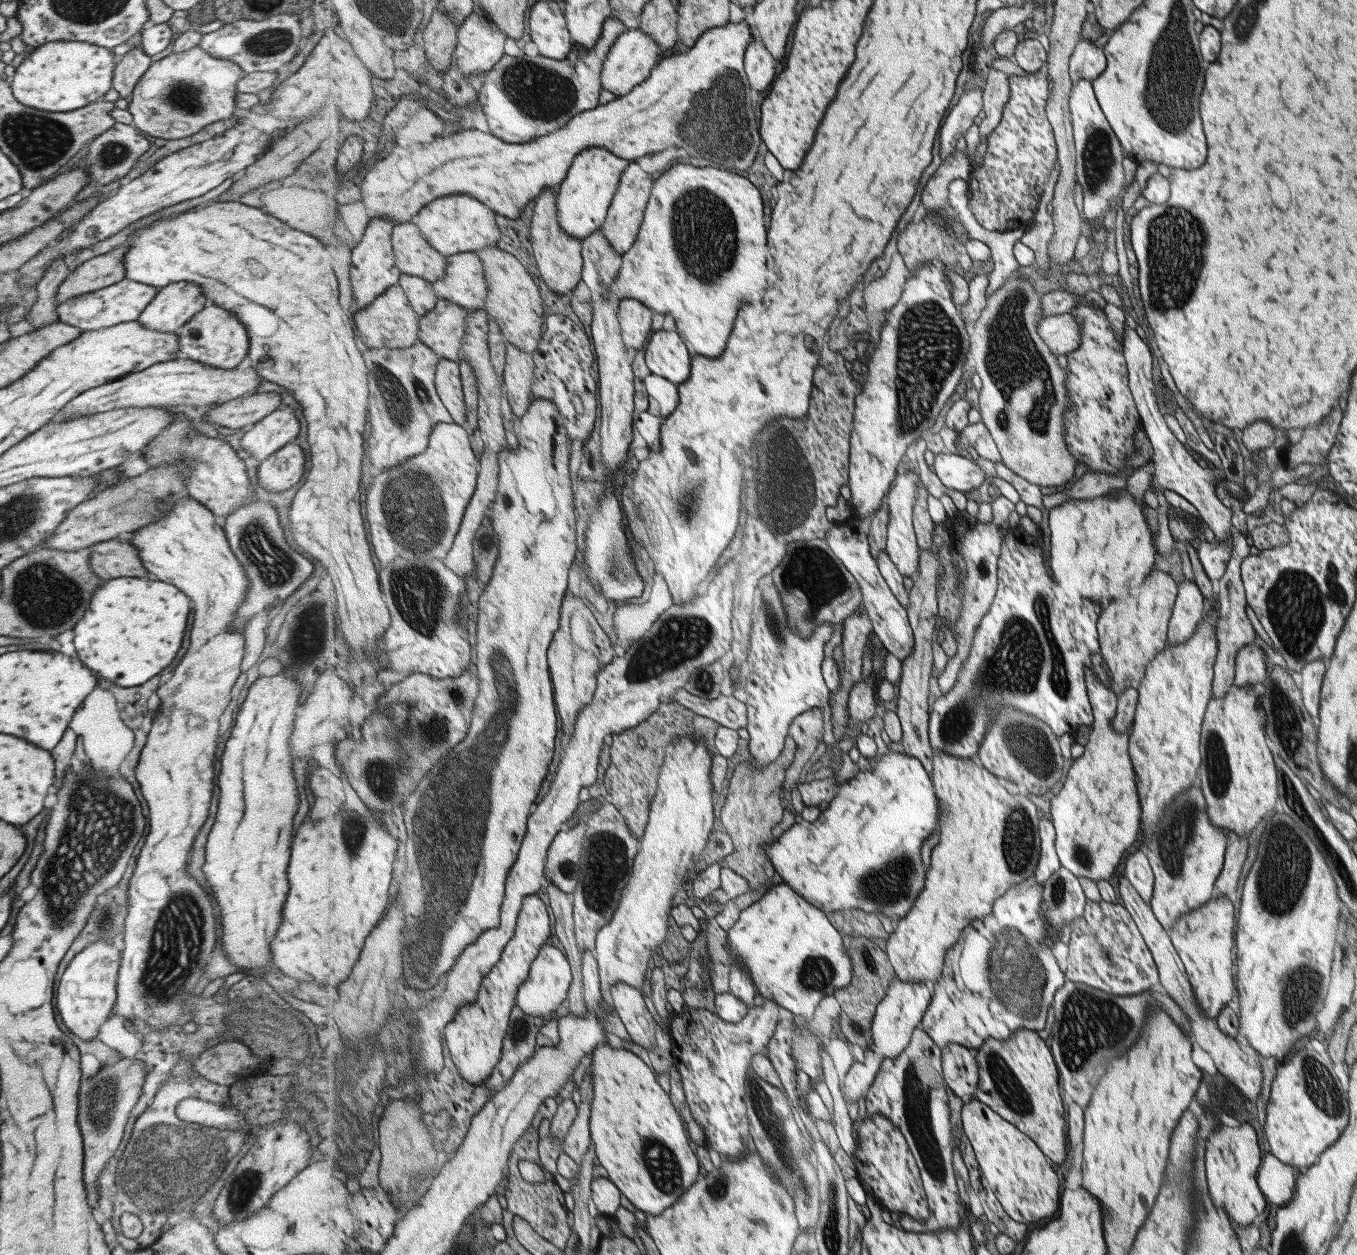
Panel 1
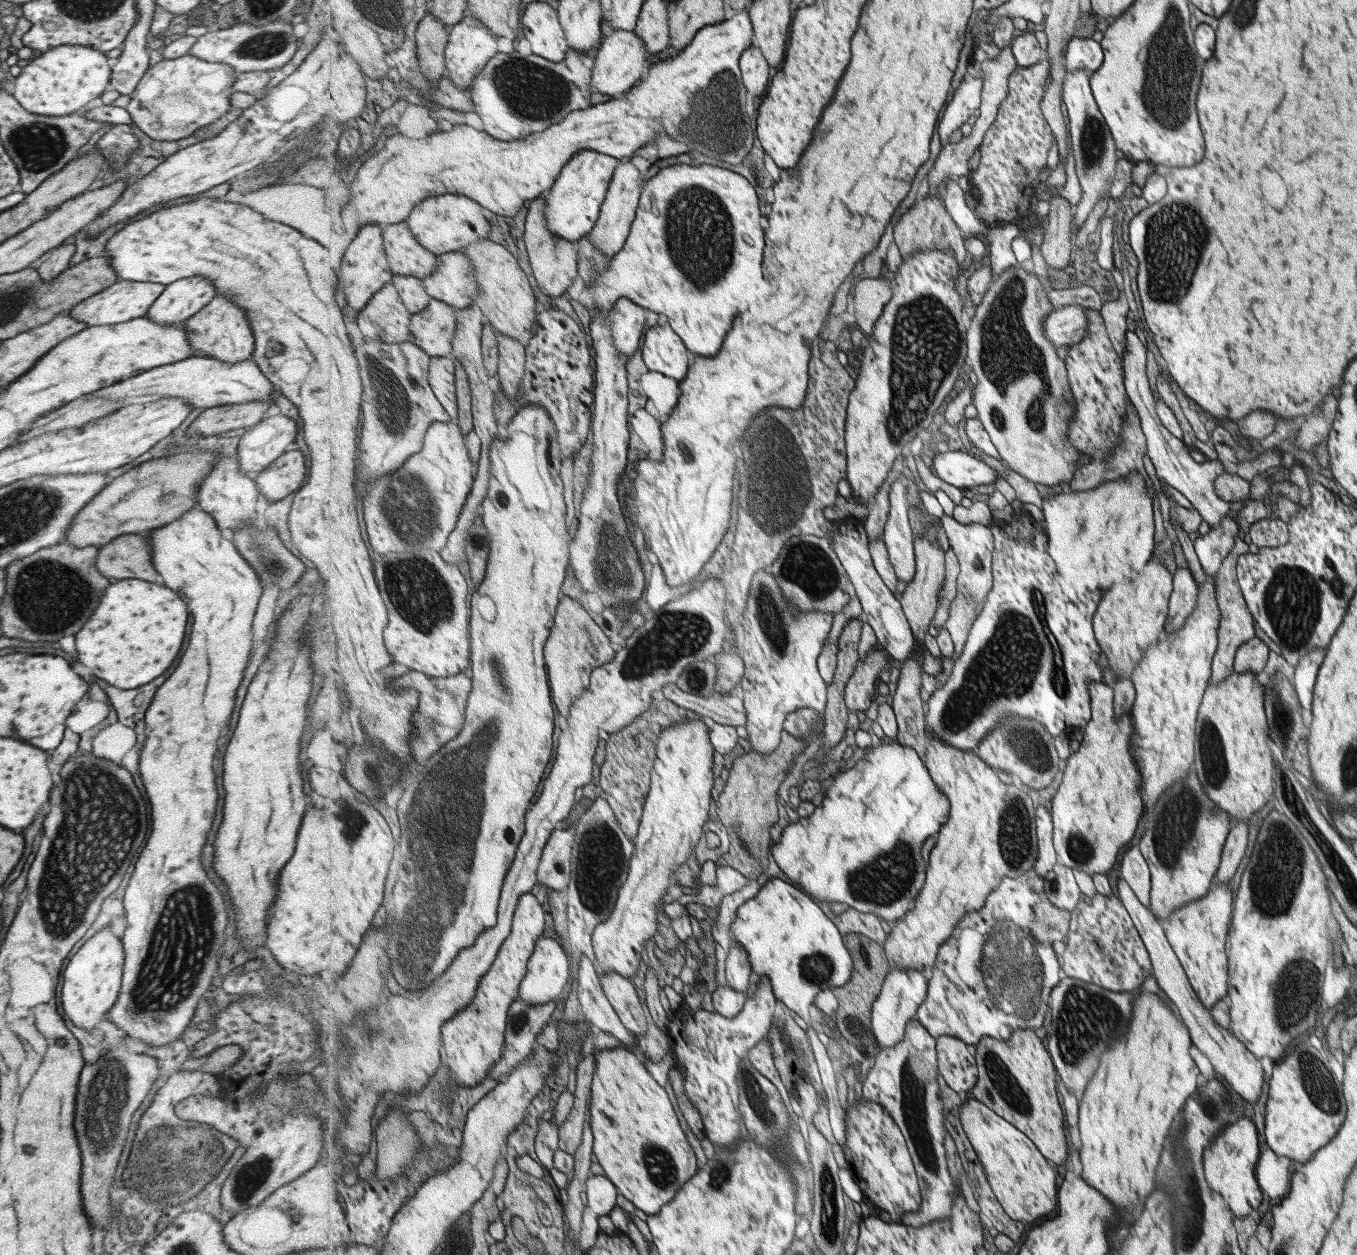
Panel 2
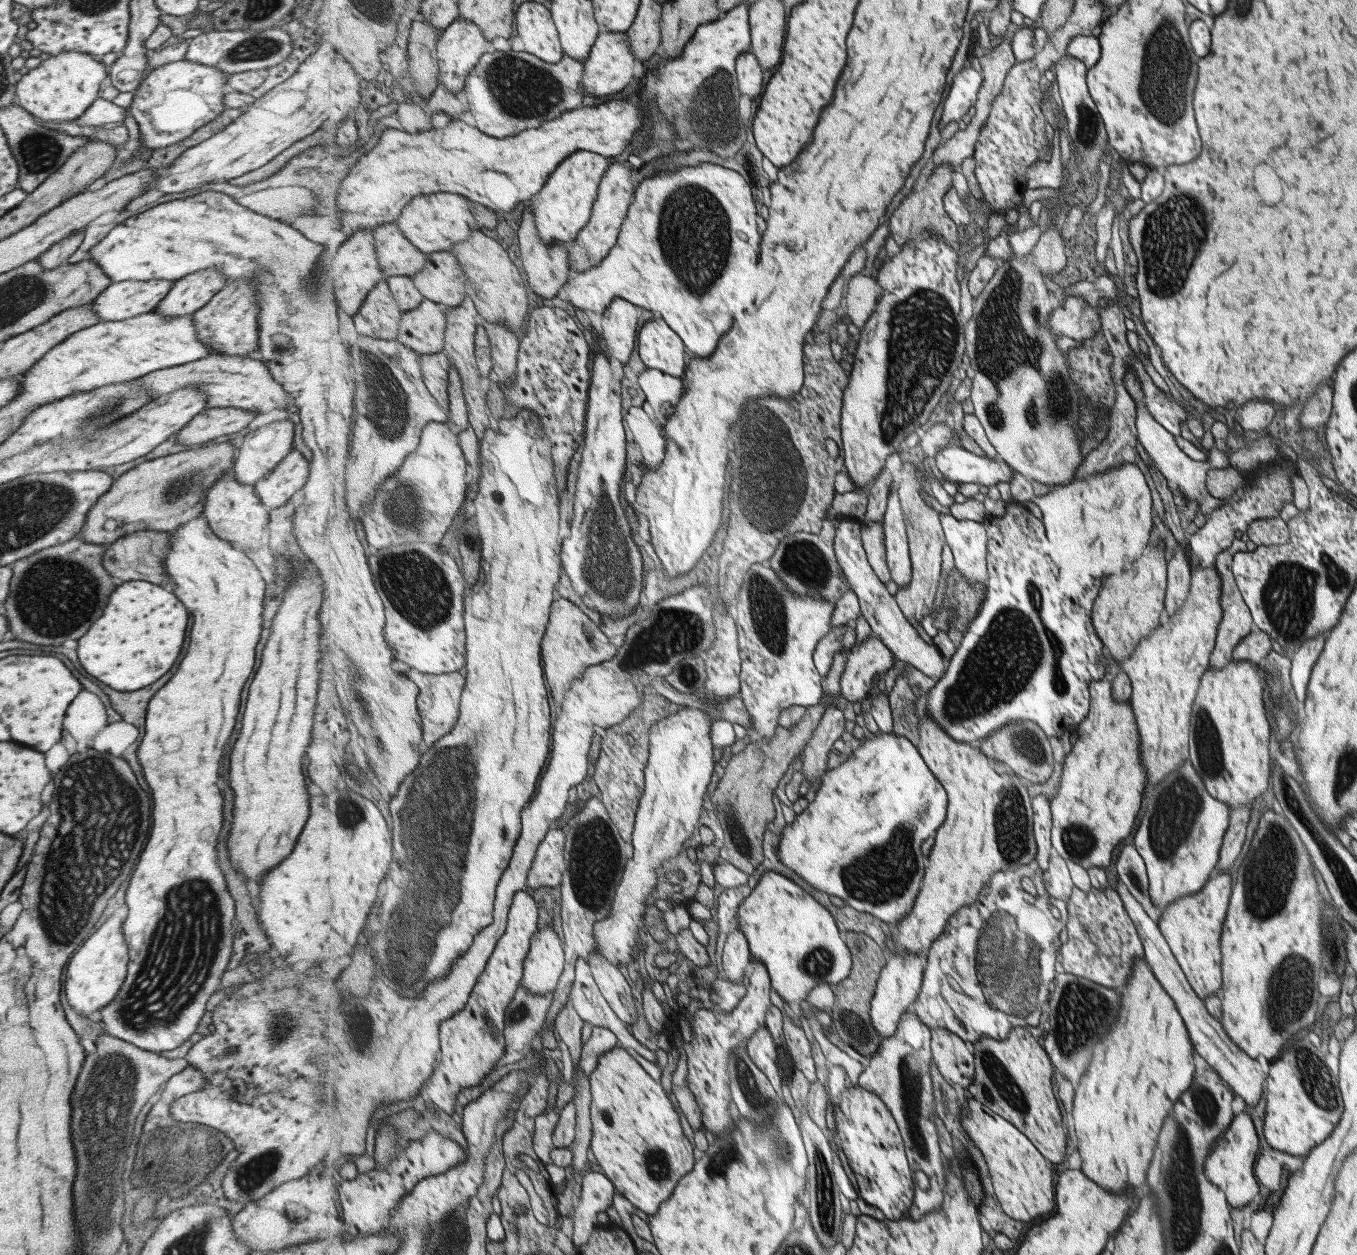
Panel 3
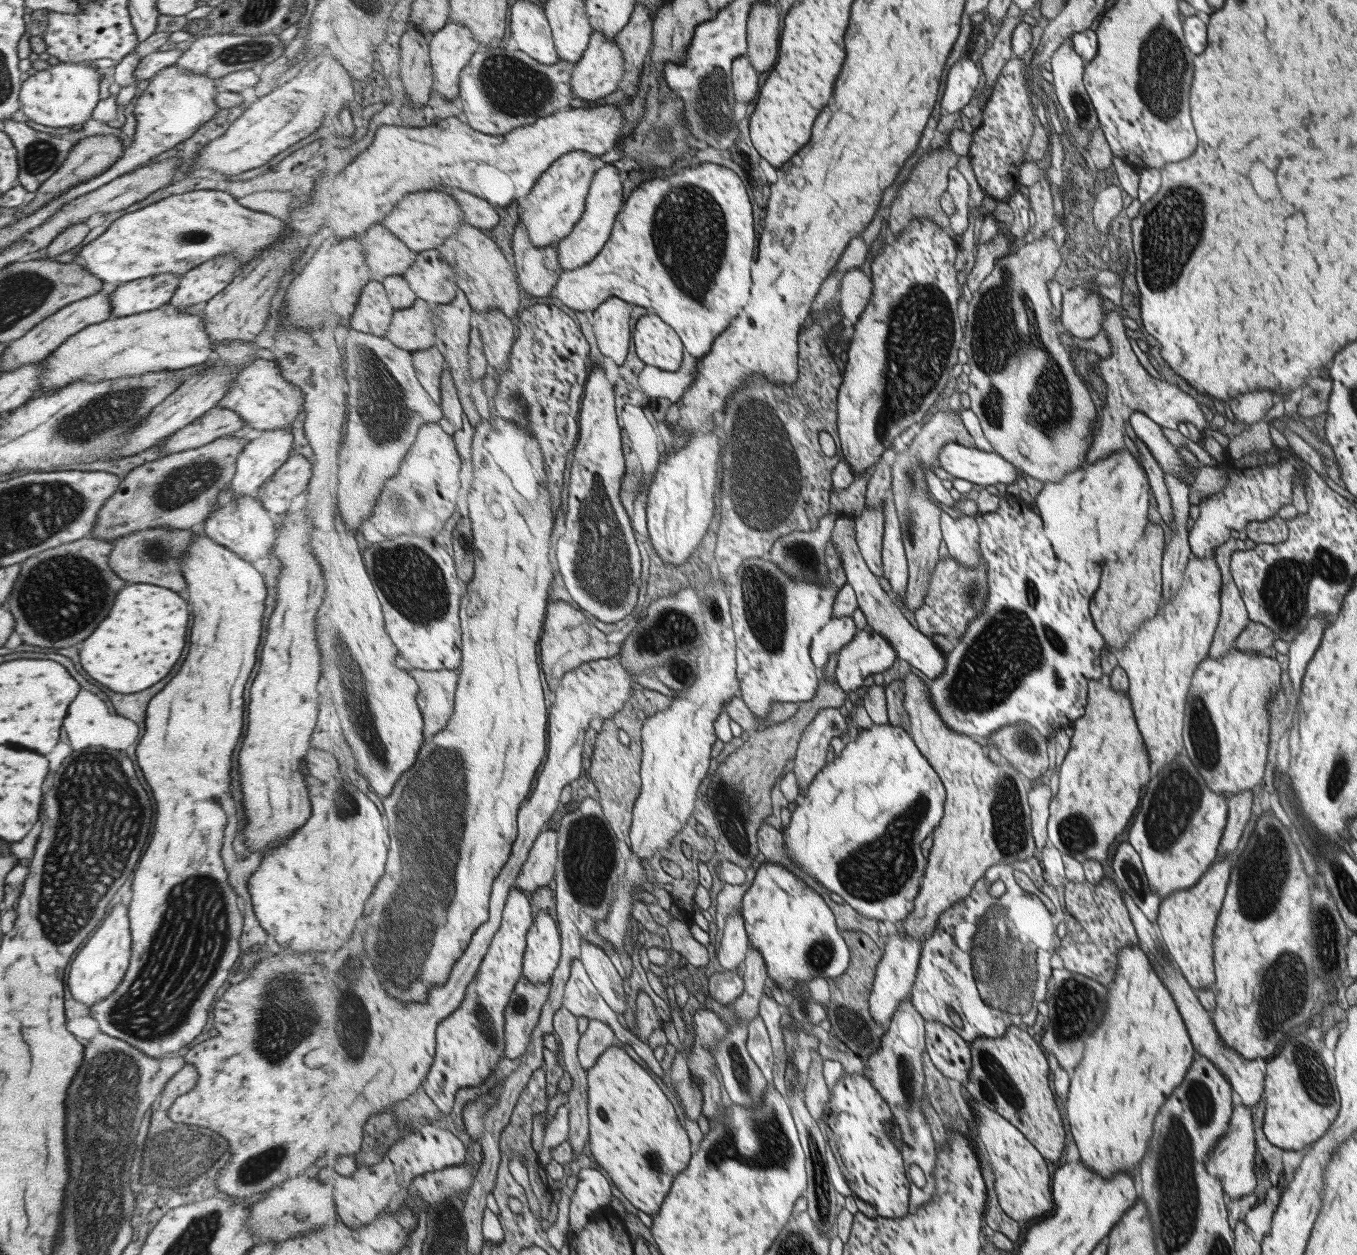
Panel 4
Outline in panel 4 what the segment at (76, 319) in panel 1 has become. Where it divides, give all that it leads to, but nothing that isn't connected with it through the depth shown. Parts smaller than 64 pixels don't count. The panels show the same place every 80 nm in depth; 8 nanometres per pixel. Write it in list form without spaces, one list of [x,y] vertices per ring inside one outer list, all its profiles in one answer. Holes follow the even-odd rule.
[[[155,274],[112,287],[108,294],[110,317],[145,313],[168,304],[176,291],[178,278],[177,274]]]

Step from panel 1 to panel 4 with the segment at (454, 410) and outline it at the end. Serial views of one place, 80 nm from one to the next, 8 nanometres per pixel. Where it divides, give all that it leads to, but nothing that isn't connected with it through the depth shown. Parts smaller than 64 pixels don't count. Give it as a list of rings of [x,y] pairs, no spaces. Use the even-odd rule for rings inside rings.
[[[436,347],[413,352],[415,372],[437,404],[442,404],[442,376],[448,364],[445,355]]]

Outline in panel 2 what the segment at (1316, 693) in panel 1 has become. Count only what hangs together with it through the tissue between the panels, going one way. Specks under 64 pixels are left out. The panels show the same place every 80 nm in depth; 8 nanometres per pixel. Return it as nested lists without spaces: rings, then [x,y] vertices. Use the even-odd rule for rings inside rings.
[[[1313,649],[1313,651],[1303,654],[1294,666],[1291,683],[1296,692],[1301,707],[1302,720],[1305,724],[1311,721],[1309,714],[1312,705],[1313,687],[1324,656],[1325,651],[1323,649]]]

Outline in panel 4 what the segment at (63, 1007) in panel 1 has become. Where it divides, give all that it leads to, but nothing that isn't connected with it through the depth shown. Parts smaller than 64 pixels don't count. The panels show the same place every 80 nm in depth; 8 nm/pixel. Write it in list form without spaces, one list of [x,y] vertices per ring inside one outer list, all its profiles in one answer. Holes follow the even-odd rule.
[[[117,904],[96,926],[93,935],[76,950],[67,972],[67,991],[75,1001],[89,1008],[109,997],[117,989],[128,967],[130,957],[130,934],[127,909]]]

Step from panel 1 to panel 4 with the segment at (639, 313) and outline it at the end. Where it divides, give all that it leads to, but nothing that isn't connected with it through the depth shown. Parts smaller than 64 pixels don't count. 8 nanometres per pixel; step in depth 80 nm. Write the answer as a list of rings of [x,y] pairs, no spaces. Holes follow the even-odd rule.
[[[612,296],[608,298],[597,310],[593,311],[593,332],[597,346],[604,356],[610,357],[617,365],[625,364],[631,346],[631,318],[633,318],[633,305],[622,298]]]

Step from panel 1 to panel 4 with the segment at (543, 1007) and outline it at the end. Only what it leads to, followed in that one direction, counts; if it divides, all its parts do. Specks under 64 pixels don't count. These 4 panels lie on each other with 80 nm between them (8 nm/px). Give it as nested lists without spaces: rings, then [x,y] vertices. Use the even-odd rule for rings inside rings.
[[[541,911],[536,915],[535,924],[528,932],[528,949],[524,958],[524,972],[531,982],[551,982],[553,975],[556,973],[557,967],[560,966],[560,960],[563,953],[563,942],[561,938],[560,927],[558,921],[555,922],[547,911]]]

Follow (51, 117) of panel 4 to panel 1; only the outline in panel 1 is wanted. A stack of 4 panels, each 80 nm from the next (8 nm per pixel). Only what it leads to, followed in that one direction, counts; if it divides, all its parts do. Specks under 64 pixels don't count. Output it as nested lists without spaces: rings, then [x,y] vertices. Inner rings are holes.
[[[47,42],[45,46],[33,48],[23,58],[8,86],[21,106],[54,113],[69,112],[103,98],[111,89],[112,73],[117,62],[118,58],[110,49],[101,46],[87,42]]]

